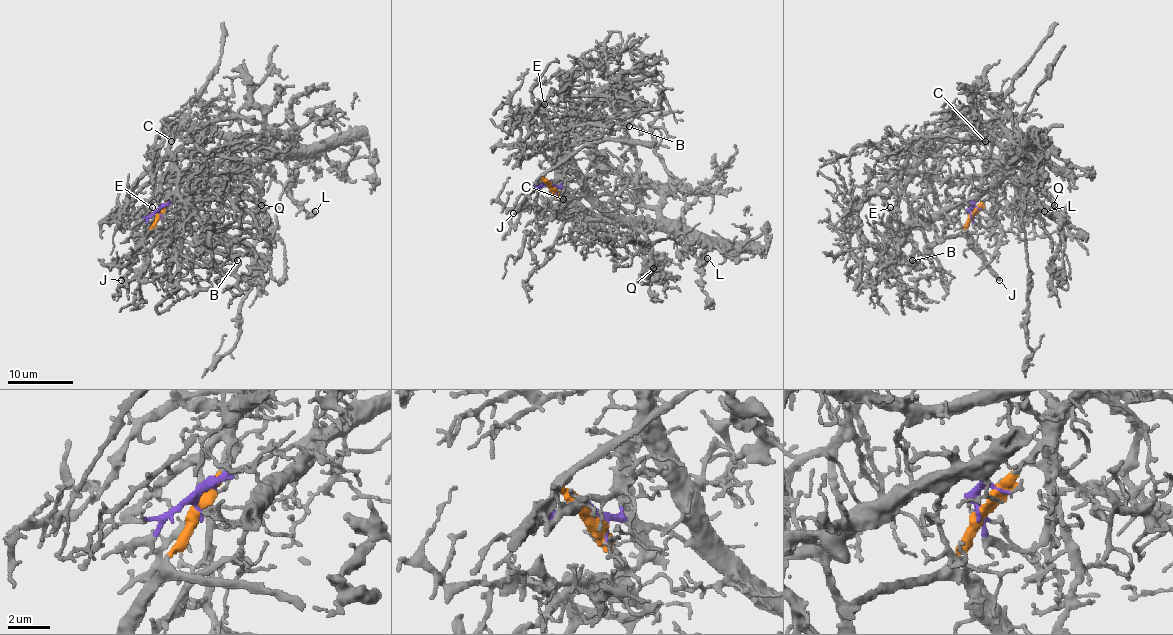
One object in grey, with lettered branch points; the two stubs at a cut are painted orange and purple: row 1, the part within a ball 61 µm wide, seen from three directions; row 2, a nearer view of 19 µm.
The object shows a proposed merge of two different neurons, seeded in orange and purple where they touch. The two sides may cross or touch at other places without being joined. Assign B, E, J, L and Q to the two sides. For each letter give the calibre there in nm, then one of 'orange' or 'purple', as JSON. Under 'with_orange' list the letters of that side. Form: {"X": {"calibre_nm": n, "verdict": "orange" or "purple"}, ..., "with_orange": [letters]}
{"B": {"calibre_nm": 140, "verdict": "purple"}, "E": {"calibre_nm": 150, "verdict": "purple"}, "J": {"calibre_nm": 280, "verdict": "orange"}, "L": {"calibre_nm": 420, "verdict": "purple"}, "Q": {"calibre_nm": 190, "verdict": "purple"}, "with_orange": ["J"]}

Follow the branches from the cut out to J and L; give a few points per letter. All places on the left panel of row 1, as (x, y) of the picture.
J: (159, 215), (133, 266), (121, 280)
L: (159, 213), (159, 210), (231, 171), (258, 166), (281, 155), (294, 181), (289, 195), (309, 213), (315, 212)

